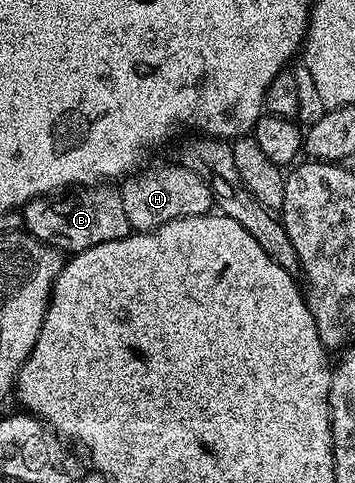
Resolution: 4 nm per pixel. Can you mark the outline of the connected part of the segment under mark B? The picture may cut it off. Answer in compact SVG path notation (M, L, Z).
M83 186L70 194L39 196L36 200L31 200L23 205L21 215L23 215L22 227L26 231L37 237L41 242L48 244L49 247L56 248L57 251L64 254L84 252L93 246L101 246L101 242L120 240L132 235L133 232L129 226L129 218L125 218L120 189L115 186Z

